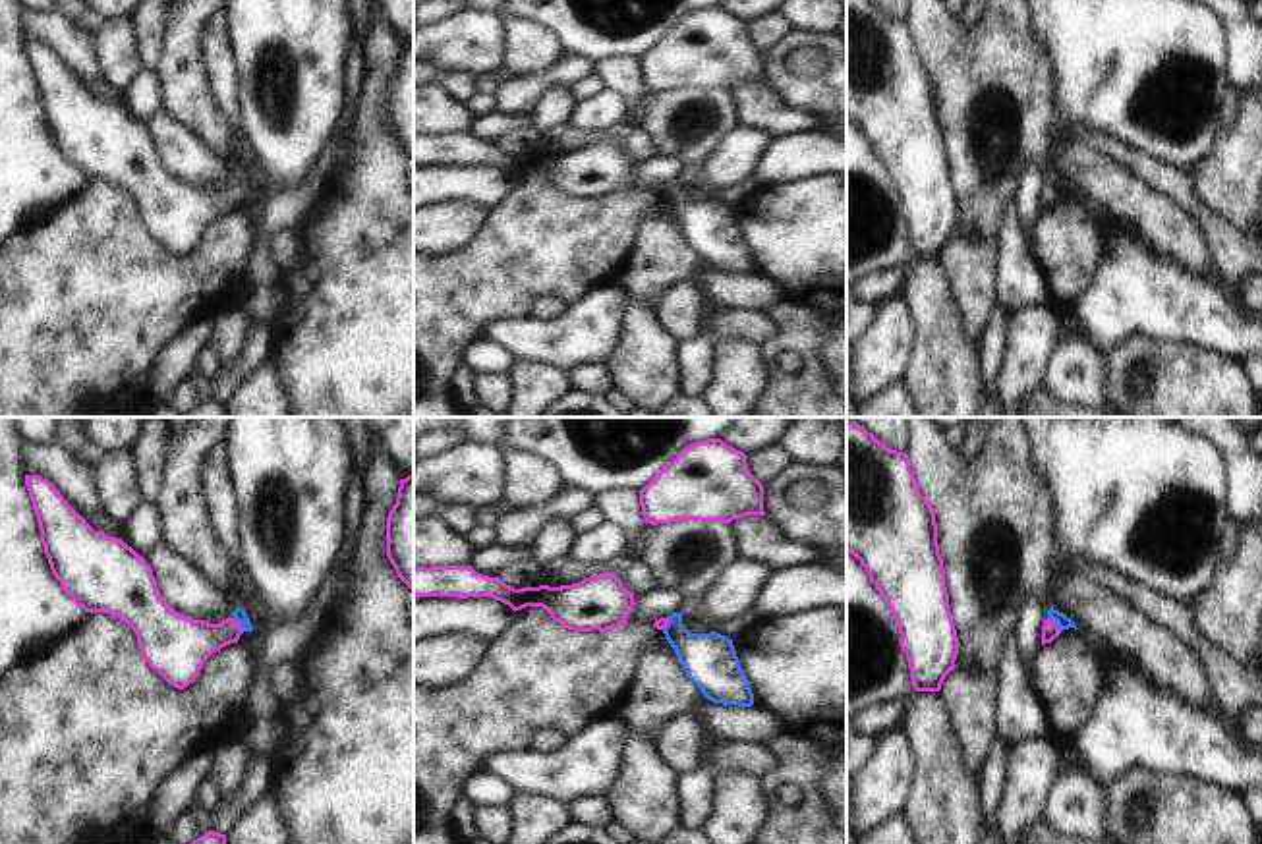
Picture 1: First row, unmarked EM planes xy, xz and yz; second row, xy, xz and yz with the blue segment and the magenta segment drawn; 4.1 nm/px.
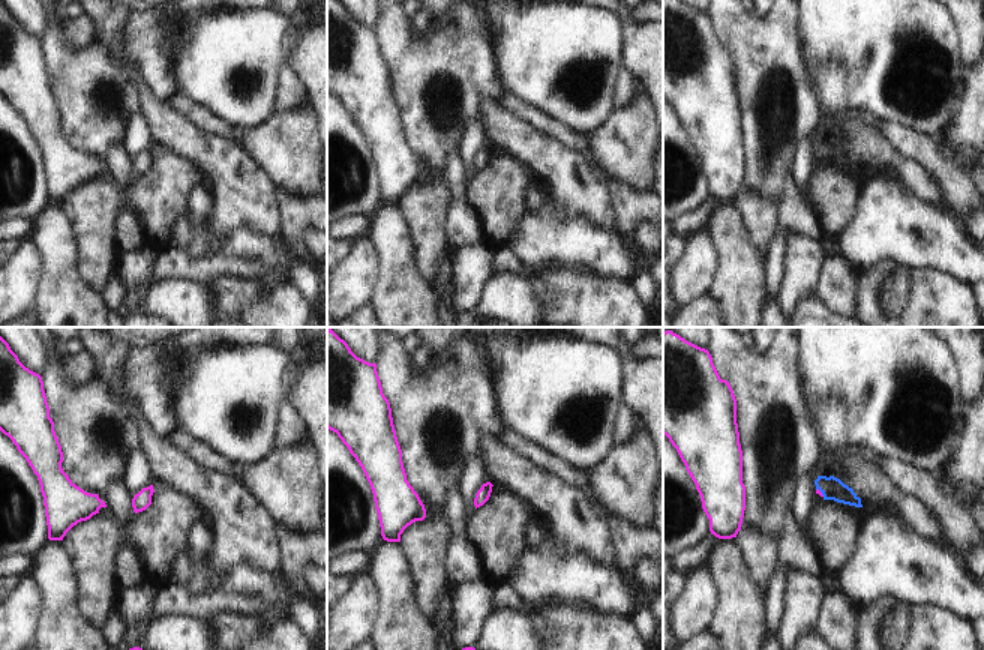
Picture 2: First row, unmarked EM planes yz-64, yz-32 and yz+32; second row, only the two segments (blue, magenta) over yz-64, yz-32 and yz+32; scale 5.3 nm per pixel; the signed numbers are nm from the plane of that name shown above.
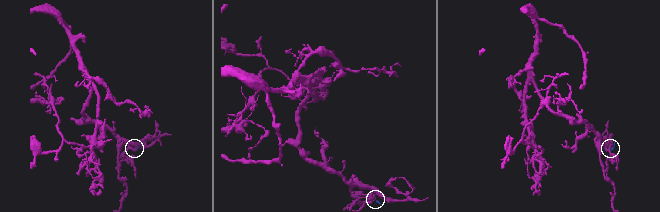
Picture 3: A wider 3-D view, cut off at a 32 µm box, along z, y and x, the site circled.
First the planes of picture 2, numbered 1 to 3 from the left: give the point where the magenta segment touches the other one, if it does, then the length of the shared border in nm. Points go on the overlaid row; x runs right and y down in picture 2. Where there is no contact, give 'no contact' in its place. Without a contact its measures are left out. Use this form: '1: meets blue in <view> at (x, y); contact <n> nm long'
1: no contact
2: no contact
3: meets blue in yz+32 at (821, 491); contact 60 nm long

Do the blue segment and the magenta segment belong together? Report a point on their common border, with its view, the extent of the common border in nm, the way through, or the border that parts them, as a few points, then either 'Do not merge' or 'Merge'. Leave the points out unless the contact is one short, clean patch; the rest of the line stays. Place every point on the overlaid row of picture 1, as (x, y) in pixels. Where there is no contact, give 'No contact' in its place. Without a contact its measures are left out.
Touches blue at yz (1056, 620). Shared border 90 nm. Path across: yz (1063, 622), (1056, 620), (1050, 630). Merge

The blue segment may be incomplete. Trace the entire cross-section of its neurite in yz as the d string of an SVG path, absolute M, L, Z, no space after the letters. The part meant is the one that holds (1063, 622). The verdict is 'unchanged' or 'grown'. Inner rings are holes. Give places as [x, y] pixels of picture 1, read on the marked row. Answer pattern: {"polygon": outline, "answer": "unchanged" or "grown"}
{"polygon": "M1049 608L1047 620L1042 626L1042 645L1051 643L1063 630L1076 628L1076 624L1063 612Z", "answer": "grown"}

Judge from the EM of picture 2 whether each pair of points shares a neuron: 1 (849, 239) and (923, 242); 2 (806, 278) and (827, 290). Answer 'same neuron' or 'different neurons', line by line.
1: same neuron
2: different neurons

